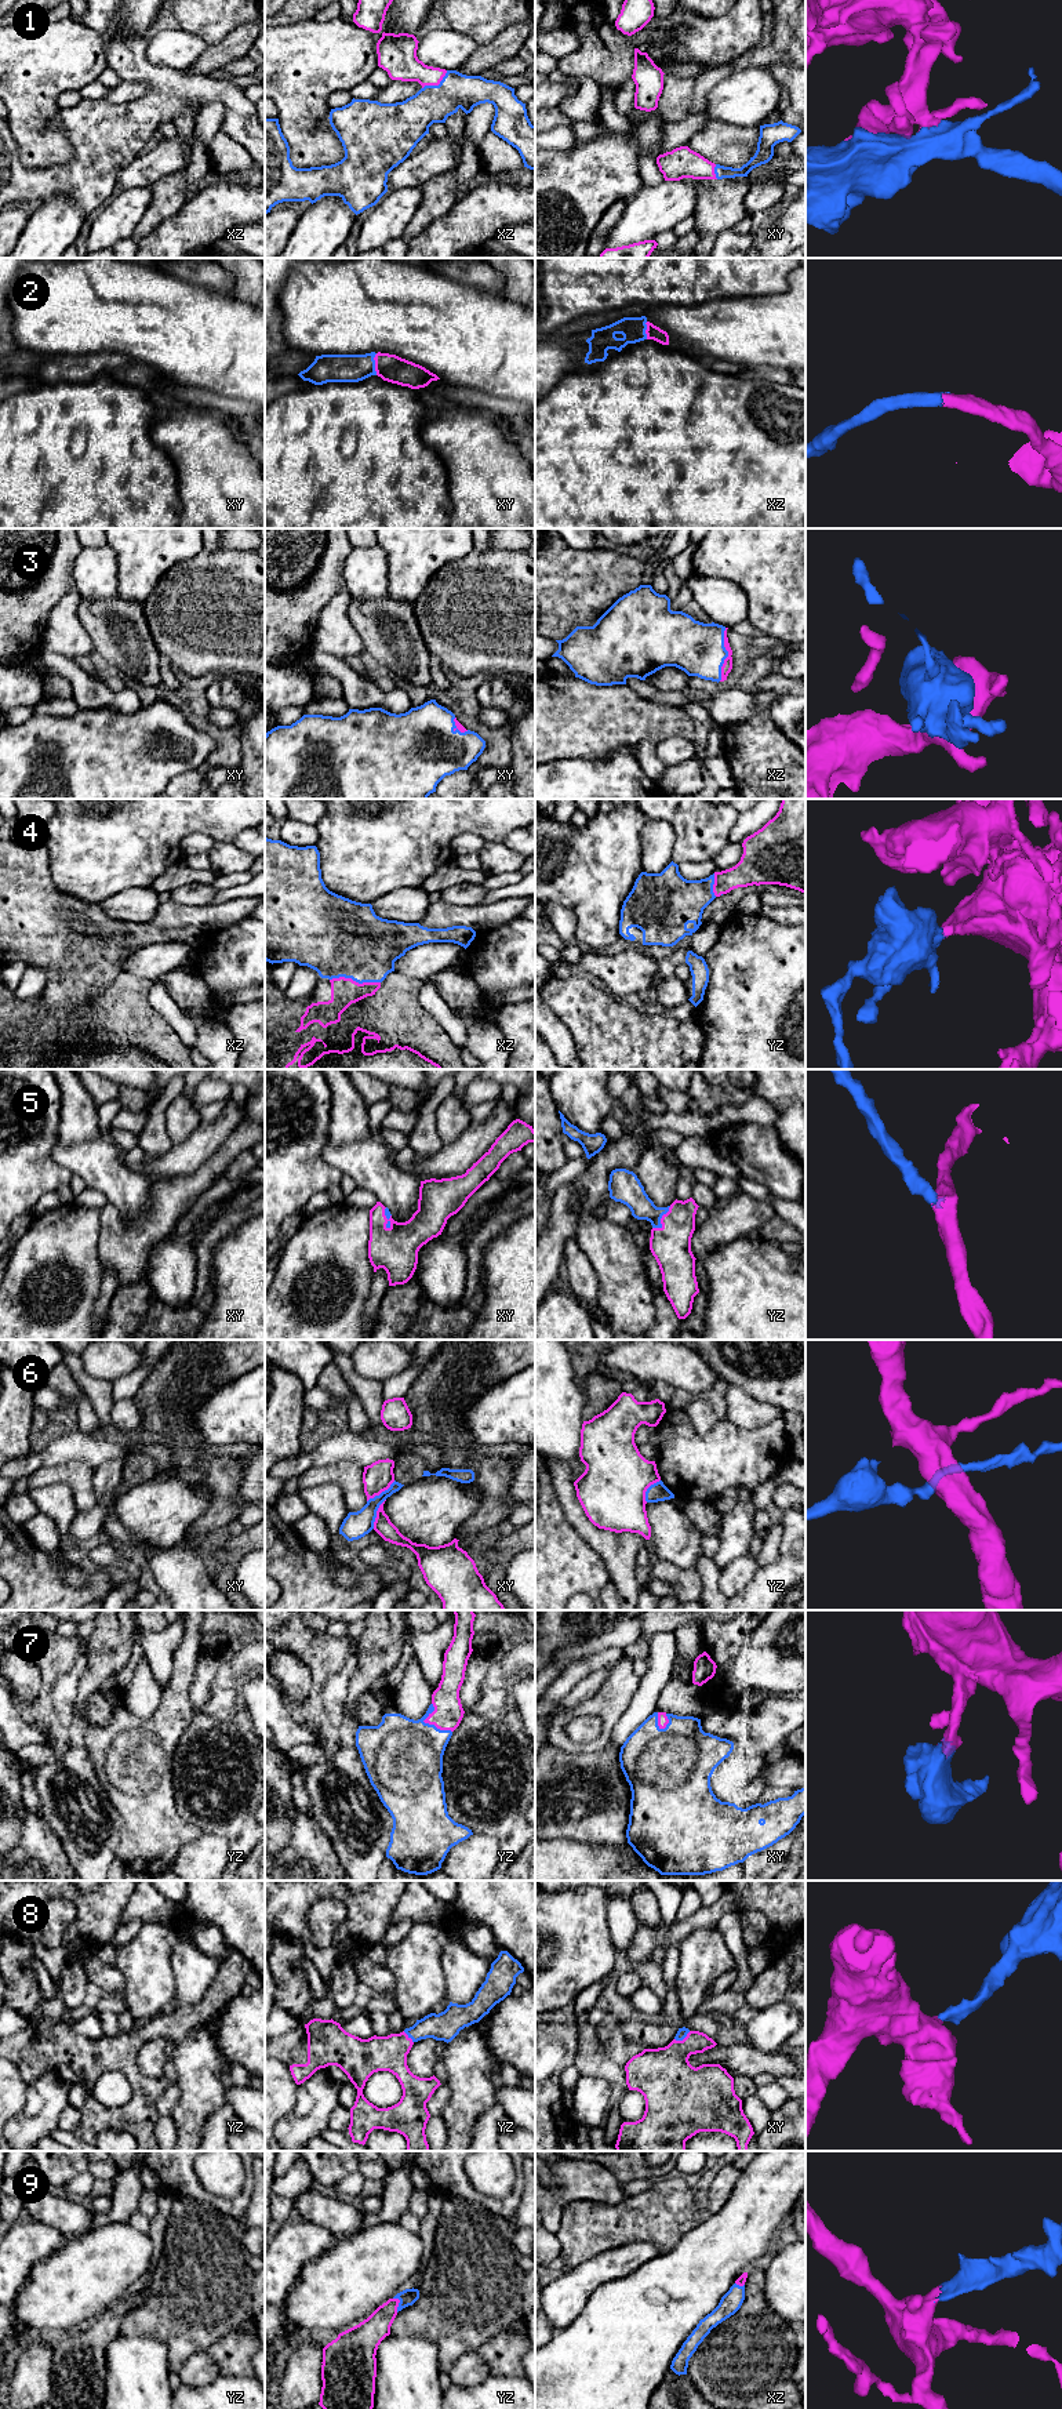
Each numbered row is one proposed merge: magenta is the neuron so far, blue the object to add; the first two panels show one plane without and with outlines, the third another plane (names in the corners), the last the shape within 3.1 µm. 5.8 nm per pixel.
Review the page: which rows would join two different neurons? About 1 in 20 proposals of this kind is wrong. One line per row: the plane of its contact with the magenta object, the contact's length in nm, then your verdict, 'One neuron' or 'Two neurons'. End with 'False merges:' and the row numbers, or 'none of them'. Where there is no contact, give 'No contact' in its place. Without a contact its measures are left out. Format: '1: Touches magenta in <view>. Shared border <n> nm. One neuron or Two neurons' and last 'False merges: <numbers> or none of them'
1: Touches magenta in xz. Shared border 190 nm. One neuron
2: Touches magenta in xy. Shared border 130 nm. One neuron
3: Touches magenta in xz. Shared border 320 nm. One neuron
4: Touches magenta in xz. Shared border 300 nm. One neuron
5: Touches magenta in yz. Shared border 170 nm. One neuron
6: Touches magenta in xy. Shared border 200 nm. Two neurons
7: Touches magenta in yz. Shared border 200 nm. One neuron
8: Touches magenta in xy. Shared border 110 nm. One neuron
9: Touches magenta in yz. Shared border 90 nm. One neuron
False merges: 6

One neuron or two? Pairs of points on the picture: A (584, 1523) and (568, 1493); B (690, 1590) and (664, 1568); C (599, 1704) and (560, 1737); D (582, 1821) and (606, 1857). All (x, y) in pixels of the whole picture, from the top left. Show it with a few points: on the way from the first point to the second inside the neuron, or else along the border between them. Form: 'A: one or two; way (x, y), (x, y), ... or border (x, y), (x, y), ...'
A: one; way (577, 1517), (568, 1500)
B: one; way (683, 1583), (670, 1573)
C: one; way (586, 1707), (571, 1712), (559, 1725)
D: two; border (564, 1838), (610, 1845)

